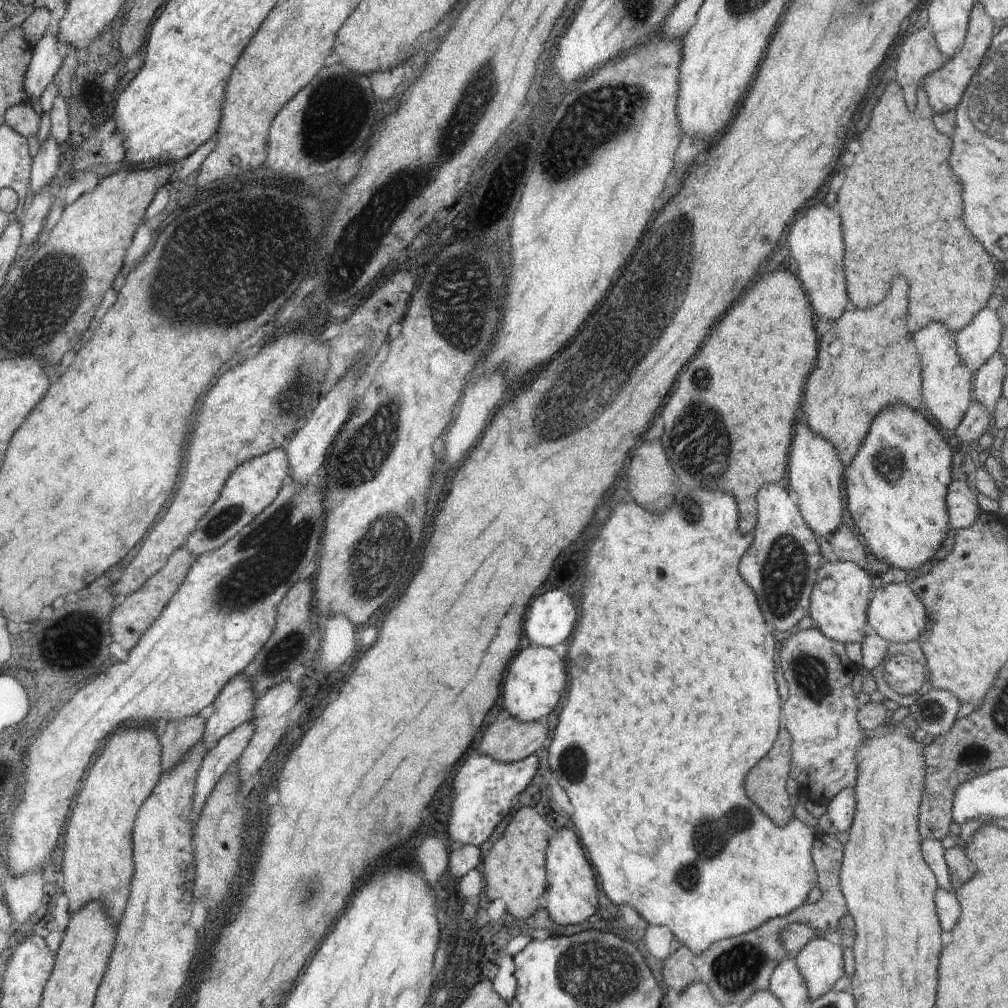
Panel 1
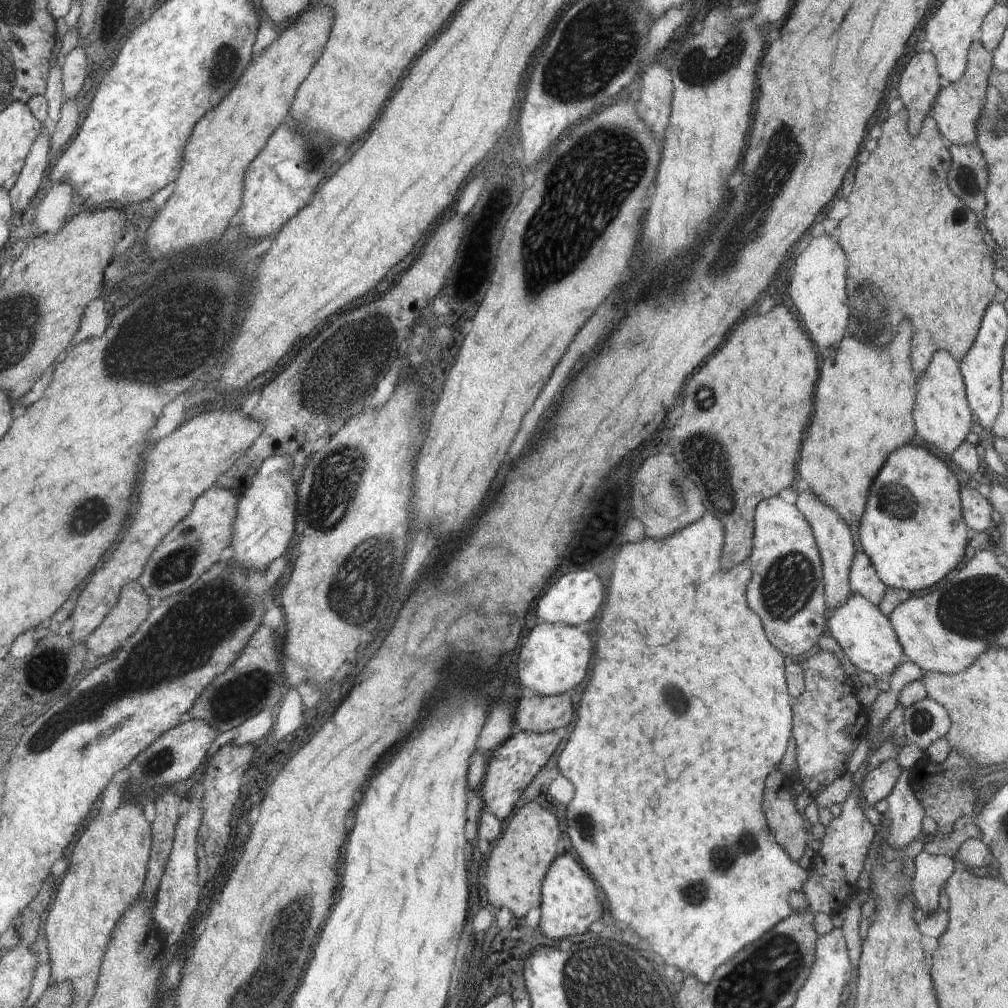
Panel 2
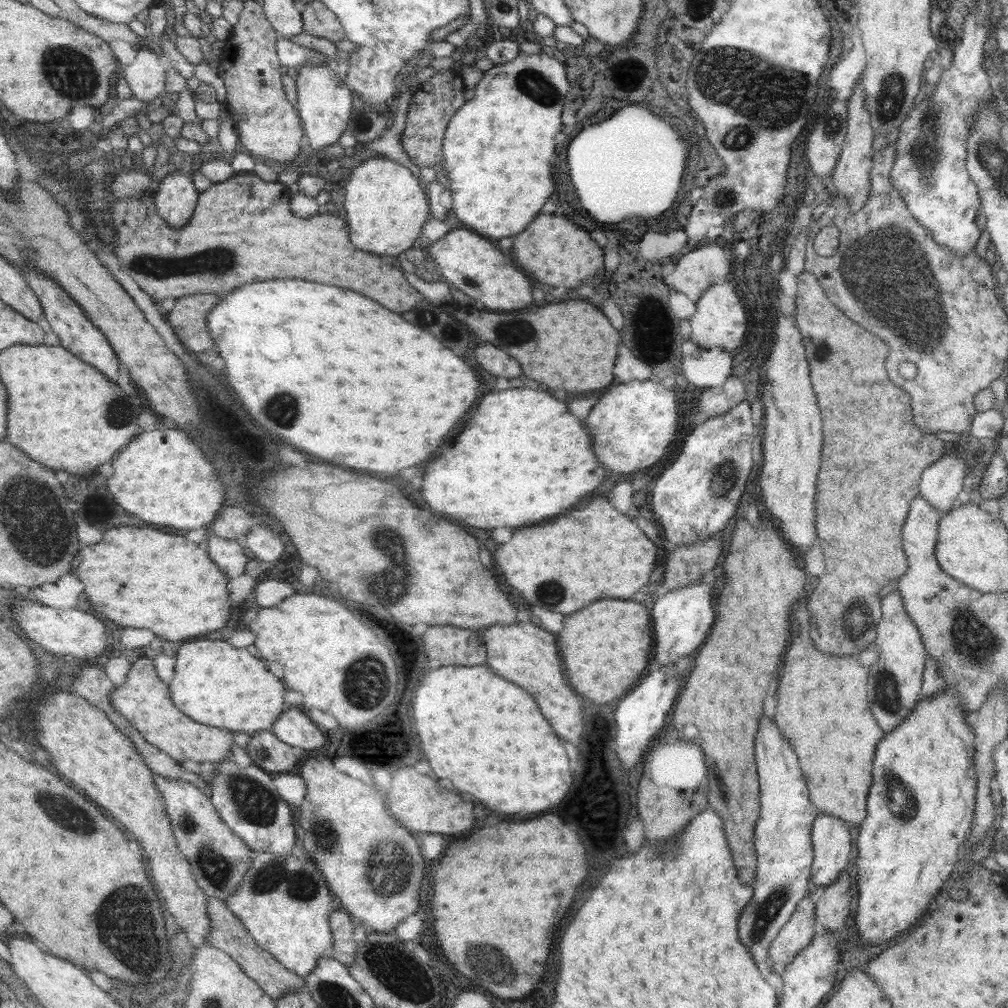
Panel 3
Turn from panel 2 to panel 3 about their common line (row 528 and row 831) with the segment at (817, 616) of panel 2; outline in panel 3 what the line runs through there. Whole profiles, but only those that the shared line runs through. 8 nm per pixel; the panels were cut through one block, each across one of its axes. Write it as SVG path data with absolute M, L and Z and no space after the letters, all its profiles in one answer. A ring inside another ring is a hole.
M760 718L755 744L761 806L753 834L757 869L755 880L750 884L754 888L753 895L739 914L737 930L740 942L750 948L750 954L762 976L780 996L783 992L783 978L771 971L769 946L788 922L798 903L809 894L808 882L811 881L810 869L814 854L811 834L814 820L820 812L808 796L808 787L794 750L782 732L774 726L772 718Z

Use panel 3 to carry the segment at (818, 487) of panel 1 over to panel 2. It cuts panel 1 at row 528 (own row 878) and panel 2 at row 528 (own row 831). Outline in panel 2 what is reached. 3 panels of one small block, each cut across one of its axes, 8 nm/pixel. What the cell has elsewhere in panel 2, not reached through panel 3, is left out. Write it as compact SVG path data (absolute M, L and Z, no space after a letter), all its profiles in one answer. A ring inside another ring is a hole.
M802 490L795 507L802 512L812 528L823 564L824 600L828 611L832 611L840 608L844 604L844 600L853 592L850 588L849 574L857 551L850 533L850 524L846 523L842 516L838 516L828 504L824 504L814 492L812 494L810 492L812 490Z

